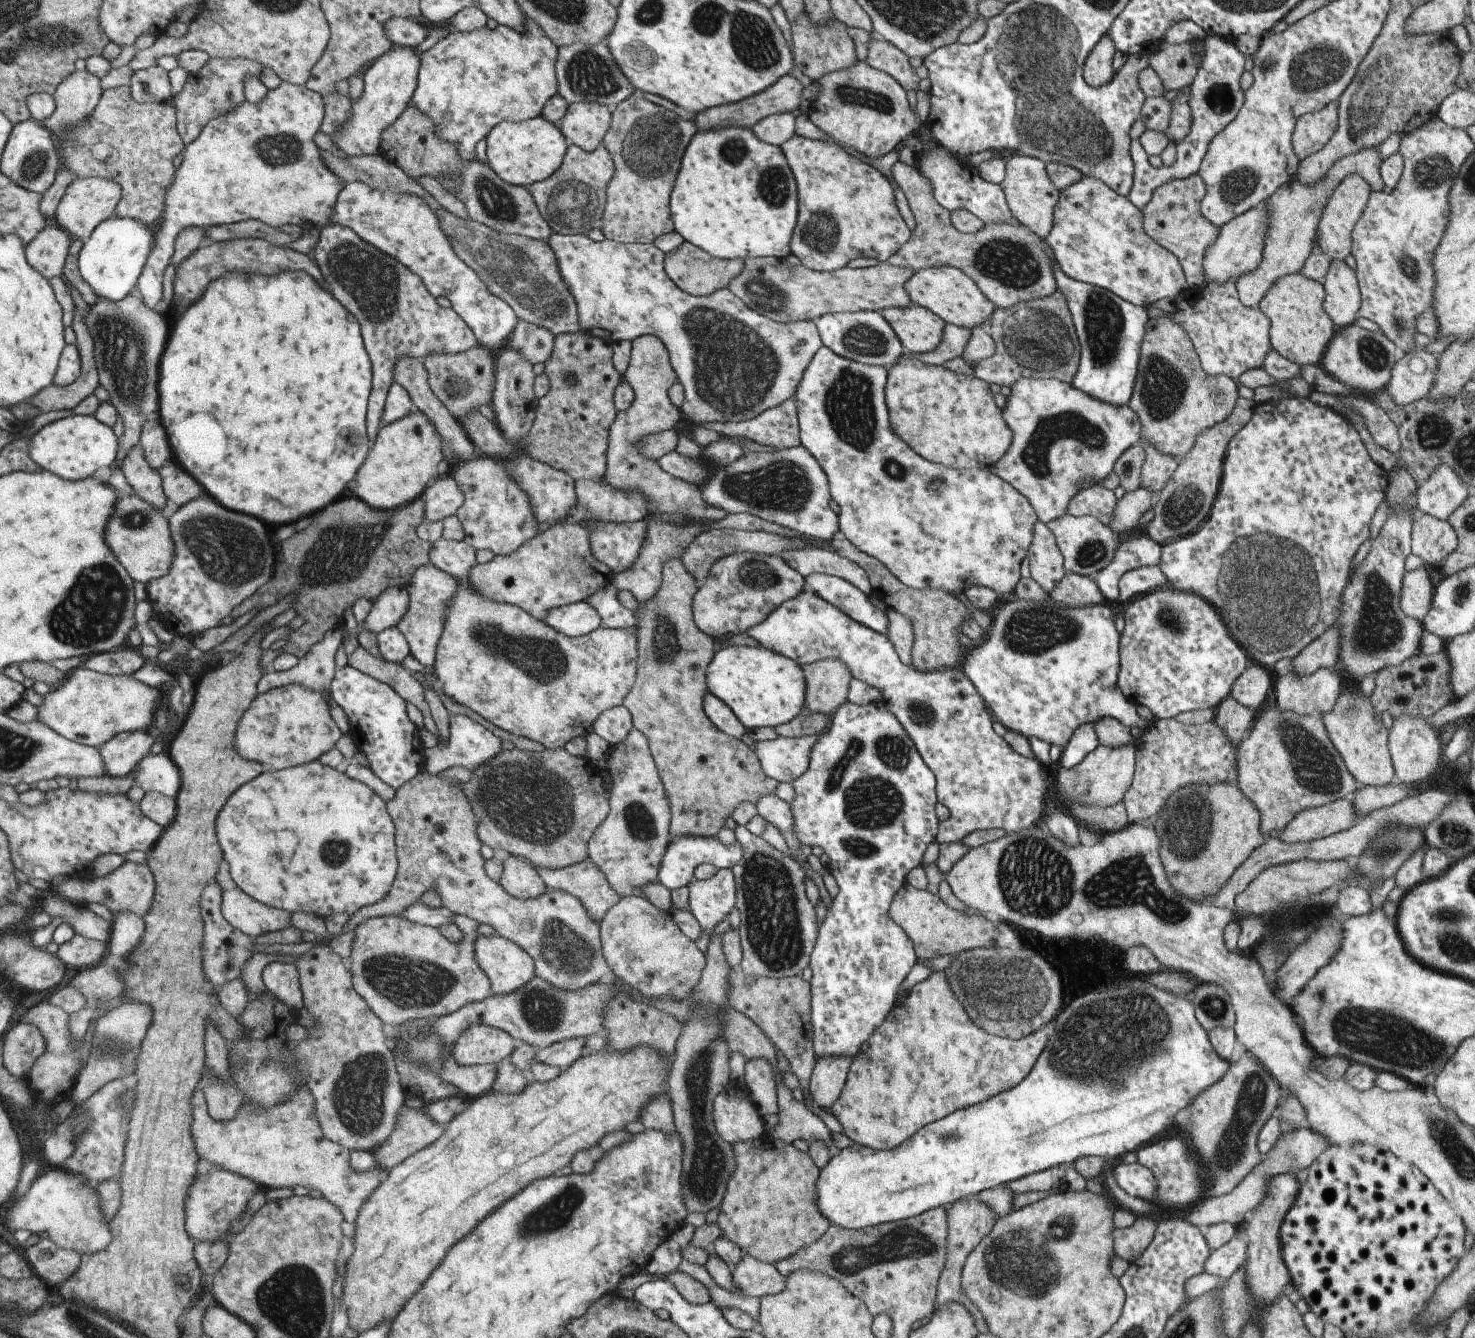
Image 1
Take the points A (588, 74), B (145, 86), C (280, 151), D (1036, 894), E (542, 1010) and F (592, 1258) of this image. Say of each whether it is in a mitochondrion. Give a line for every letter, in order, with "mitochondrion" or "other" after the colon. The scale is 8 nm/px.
A: mitochondrion
B: mitochondrion
C: mitochondrion
D: mitochondrion
E: mitochondrion
F: other

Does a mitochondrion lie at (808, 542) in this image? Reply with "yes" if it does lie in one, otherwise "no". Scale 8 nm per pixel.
no

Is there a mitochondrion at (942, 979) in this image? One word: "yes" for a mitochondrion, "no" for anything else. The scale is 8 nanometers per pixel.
yes

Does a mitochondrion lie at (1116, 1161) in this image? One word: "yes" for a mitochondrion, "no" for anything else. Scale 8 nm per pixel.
no

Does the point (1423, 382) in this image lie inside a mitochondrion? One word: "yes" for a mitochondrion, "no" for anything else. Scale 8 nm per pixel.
no

